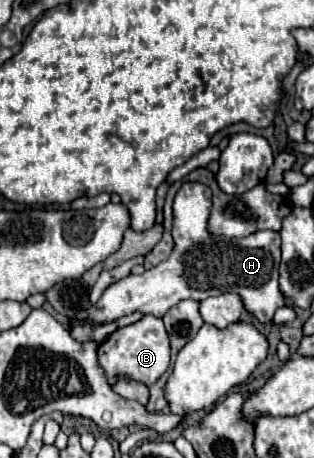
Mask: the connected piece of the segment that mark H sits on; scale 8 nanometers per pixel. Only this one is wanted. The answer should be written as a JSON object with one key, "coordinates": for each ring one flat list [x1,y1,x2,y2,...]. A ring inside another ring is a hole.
{"coordinates":[[184,182,174,196,174,220,172,236,174,250,168,260,146,270,140,276,126,276,120,282,108,286,98,304,80,312,76,320,90,318,94,324,114,322,126,314,142,312,162,318,180,300,206,300,212,294,236,292,244,300,244,308,266,324,274,312,286,304,278,288,278,264,280,264,280,234,262,230,246,238,216,240,208,234,208,210,212,204,212,192,200,182],[194,272,196,276,194,276]]}

